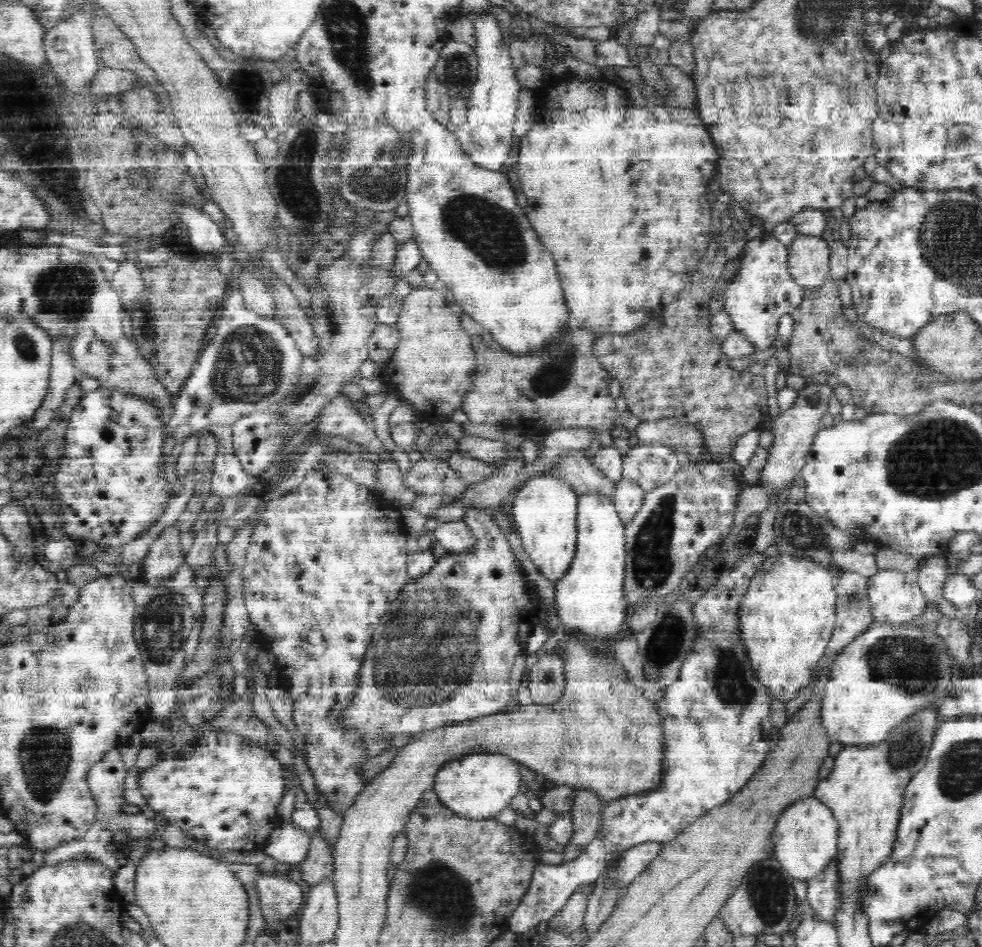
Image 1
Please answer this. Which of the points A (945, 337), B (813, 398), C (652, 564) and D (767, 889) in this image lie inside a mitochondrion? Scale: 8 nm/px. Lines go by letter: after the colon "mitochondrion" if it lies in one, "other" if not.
A: other
B: mitochondrion
C: mitochondrion
D: mitochondrion

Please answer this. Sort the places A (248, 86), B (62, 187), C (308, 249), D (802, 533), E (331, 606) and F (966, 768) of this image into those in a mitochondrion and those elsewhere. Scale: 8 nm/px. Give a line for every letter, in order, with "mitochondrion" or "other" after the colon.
A: mitochondrion
B: mitochondrion
C: mitochondrion
D: mitochondrion
E: other
F: mitochondrion

